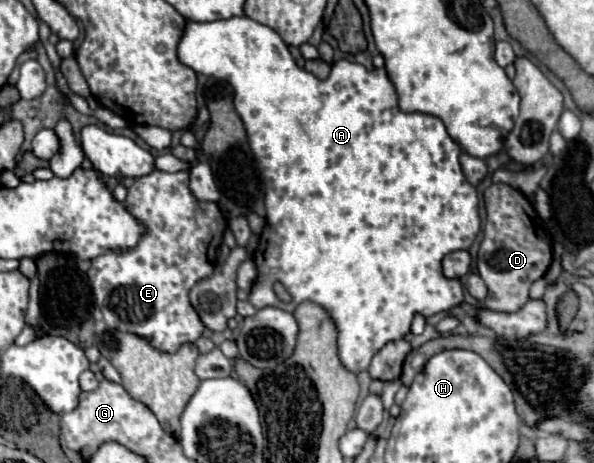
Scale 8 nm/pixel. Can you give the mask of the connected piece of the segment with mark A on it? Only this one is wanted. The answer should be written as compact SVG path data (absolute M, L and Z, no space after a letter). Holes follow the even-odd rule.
M232 17L226 21L212 21L212 23L186 23L184 37L178 45L178 57L184 65L192 67L196 73L216 77L222 81L228 81L234 91L236 91L236 111L244 121L246 135L248 135L248 145L258 161L258 169L264 179L266 187L266 225L260 235L258 249L254 253L254 263L258 269L258 277L248 293L248 301L256 307L278 307L284 311L294 311L302 301L312 301L320 307L326 309L330 319L336 323L336 333L338 333L338 355L342 365L358 375L368 369L372 357L376 351L380 351L388 341L398 341L408 335L410 323L416 313L430 317L440 311L450 311L456 305L464 303L464 289L460 279L446 279L442 275L442 259L456 251L456 249L466 249L472 245L474 237L480 231L480 215L478 215L478 193L476 189L466 181L458 157L460 157L460 145L456 145L450 135L446 135L444 123L426 113L404 113L398 109L396 103L396 91L394 85L386 73L386 69L372 69L368 71L360 63L352 63L348 59L340 59L332 63L332 71L326 79L318 79L312 73L300 69L296 61L292 59L286 43L280 39L276 31L270 27L256 23L248 17ZM280 281L288 293L292 295L292 303L282 303L276 293L274 293L274 283Z

